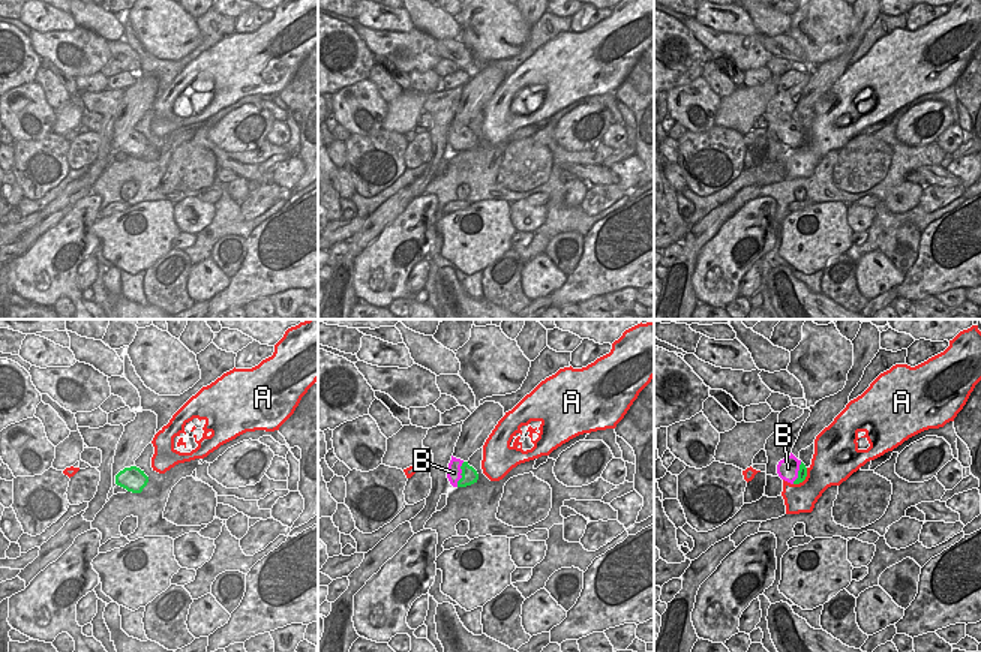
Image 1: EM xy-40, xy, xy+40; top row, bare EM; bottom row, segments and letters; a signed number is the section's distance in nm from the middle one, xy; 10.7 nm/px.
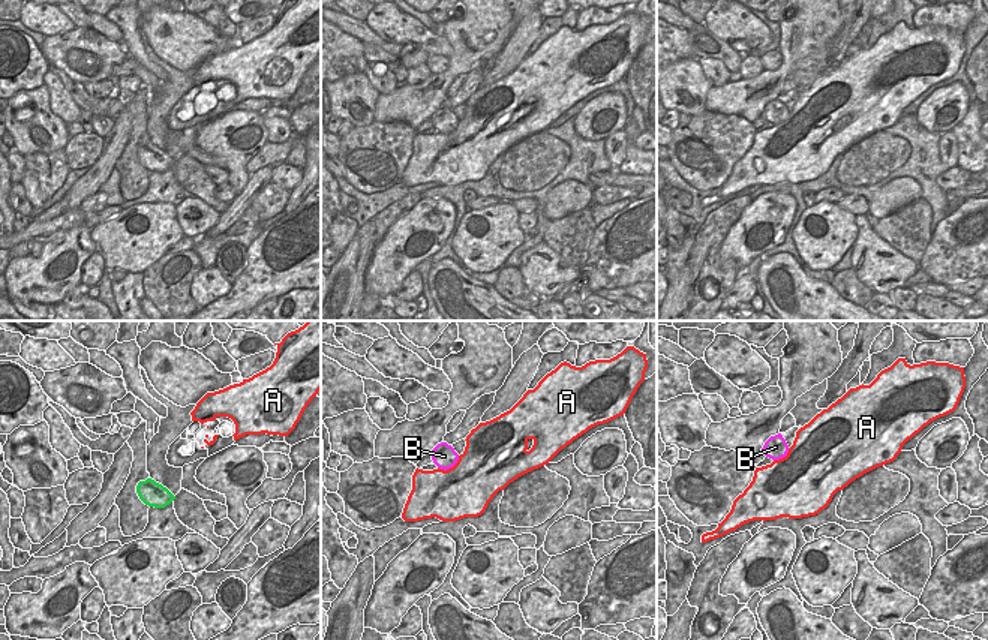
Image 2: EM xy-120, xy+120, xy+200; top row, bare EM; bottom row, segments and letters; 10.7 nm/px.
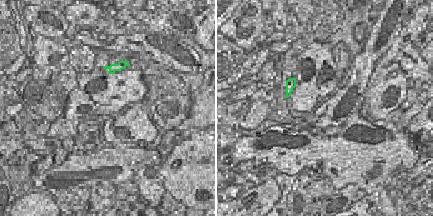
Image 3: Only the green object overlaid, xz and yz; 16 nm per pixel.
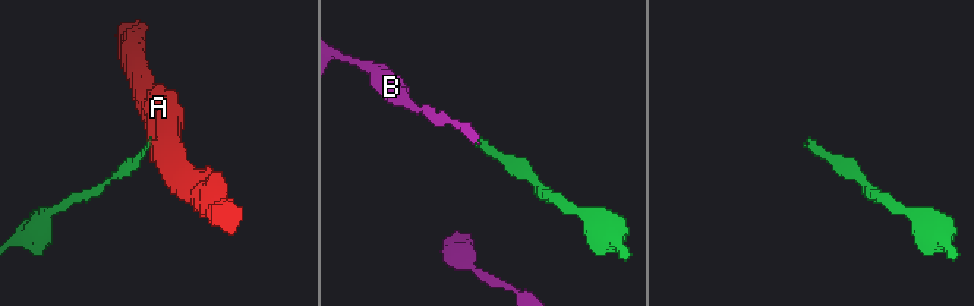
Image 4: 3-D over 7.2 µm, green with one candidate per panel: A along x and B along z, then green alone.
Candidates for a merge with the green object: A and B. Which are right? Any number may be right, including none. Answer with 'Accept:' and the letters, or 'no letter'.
Accept: B

